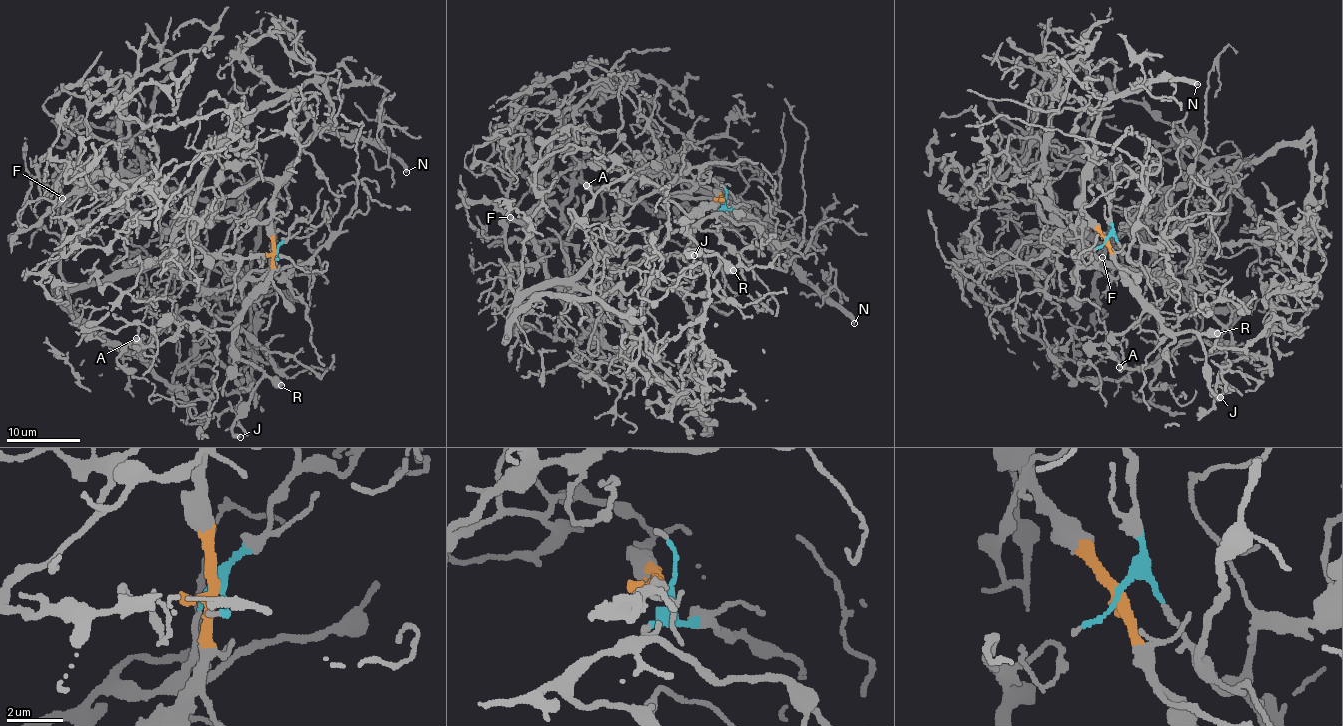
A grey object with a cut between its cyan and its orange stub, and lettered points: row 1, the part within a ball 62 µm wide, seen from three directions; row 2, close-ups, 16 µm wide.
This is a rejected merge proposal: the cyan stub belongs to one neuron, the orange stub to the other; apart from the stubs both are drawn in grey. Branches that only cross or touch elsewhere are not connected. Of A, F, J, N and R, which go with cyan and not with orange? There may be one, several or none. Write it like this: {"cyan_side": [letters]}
{"cyan_side": ["A", "F"]}

